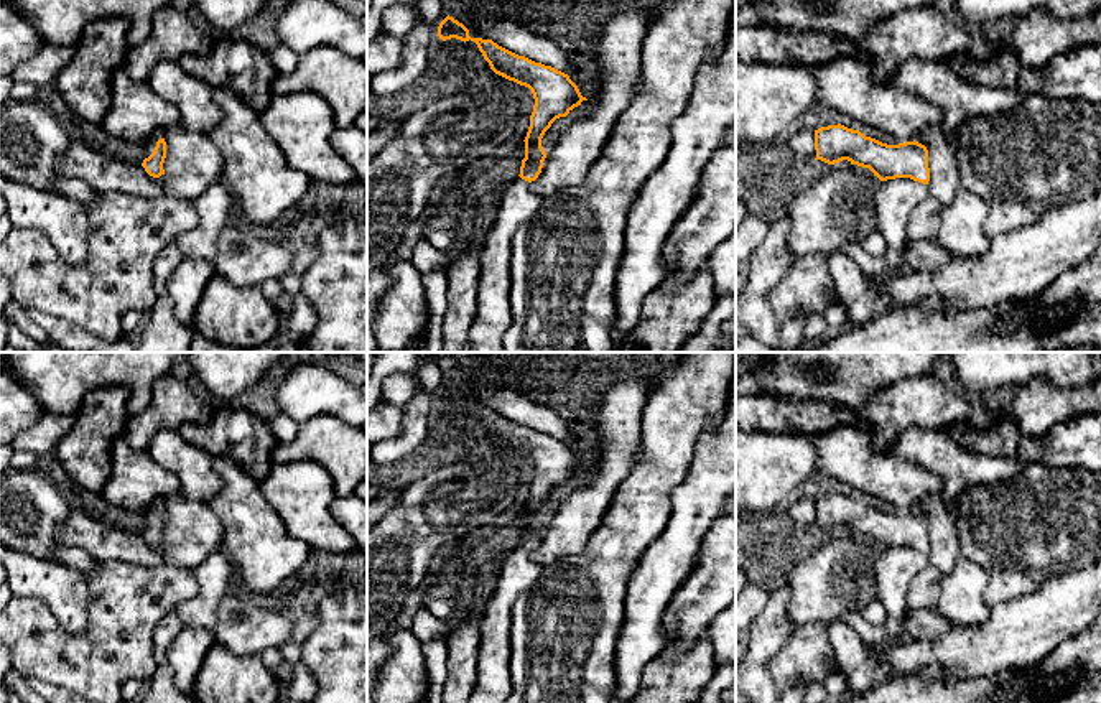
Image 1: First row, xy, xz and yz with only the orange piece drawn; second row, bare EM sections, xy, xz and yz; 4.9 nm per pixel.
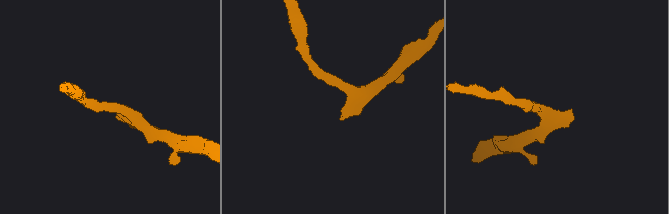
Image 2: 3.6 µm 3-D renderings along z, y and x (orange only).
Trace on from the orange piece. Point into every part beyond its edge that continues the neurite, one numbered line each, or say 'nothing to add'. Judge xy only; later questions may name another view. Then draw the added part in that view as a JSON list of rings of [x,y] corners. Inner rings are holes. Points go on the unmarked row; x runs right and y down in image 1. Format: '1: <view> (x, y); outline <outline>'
1: xy (150, 512); outline [[[156,499],[151,502],[151,505],[143,512],[145,514],[145,527],[148,527],[155,515],[156,515],[156,510],[163,507],[163,499]]]

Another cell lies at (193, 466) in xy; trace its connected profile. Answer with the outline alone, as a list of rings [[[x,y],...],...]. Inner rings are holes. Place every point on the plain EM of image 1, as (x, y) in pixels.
[[[178,430],[158,431],[146,449],[179,479],[178,494],[207,502],[221,492],[222,481],[212,468],[214,451],[188,443]]]

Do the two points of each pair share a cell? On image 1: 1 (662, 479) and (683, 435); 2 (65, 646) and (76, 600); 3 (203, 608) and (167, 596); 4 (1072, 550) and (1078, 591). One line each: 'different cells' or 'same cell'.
1: same cell
2: different cells
3: different cells
4: different cells

